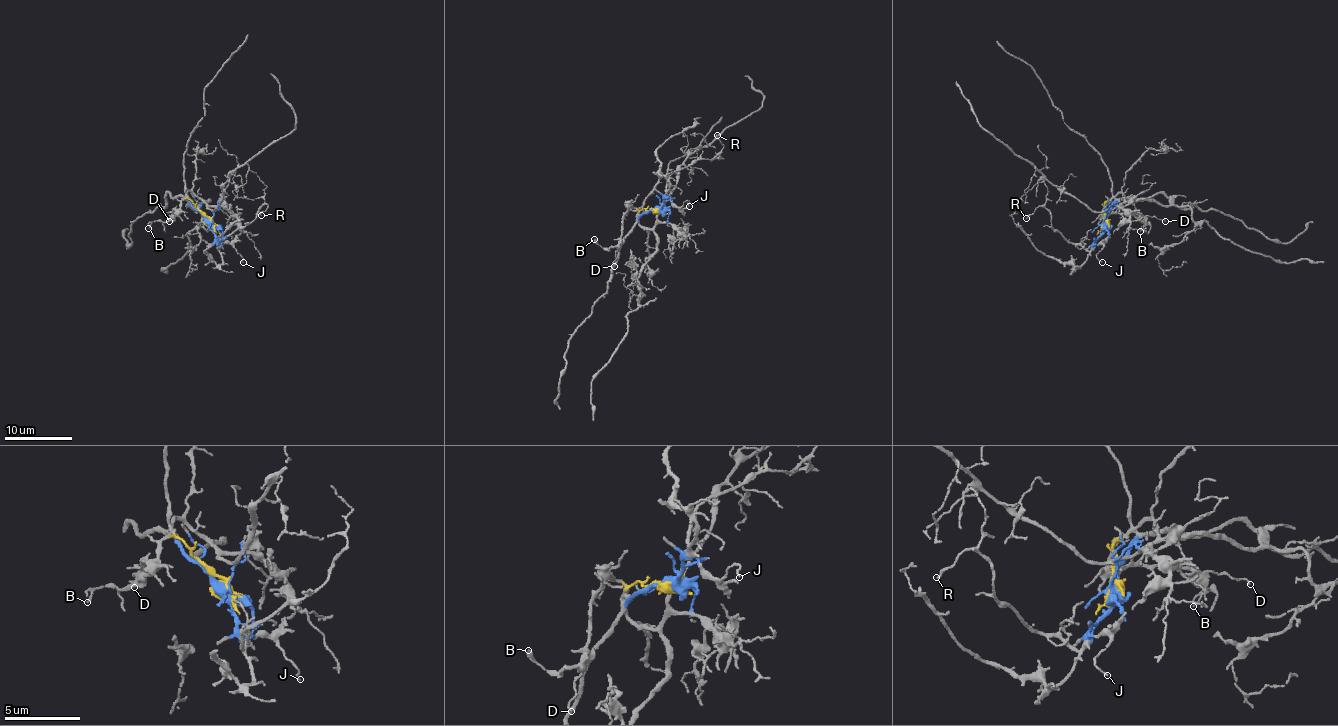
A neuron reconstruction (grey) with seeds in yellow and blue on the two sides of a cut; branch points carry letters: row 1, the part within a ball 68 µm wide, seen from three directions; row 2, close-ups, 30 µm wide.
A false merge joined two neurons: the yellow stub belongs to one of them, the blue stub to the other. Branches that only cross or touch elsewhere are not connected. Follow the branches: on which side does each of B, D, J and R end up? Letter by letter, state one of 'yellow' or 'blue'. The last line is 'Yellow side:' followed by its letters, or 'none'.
B: yellow
D: yellow
J: blue
R: blue
Yellow side: B, D

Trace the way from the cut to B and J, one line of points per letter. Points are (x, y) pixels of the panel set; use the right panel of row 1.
B: (1106, 222), (1105, 202), (1106, 214), (1133, 213), (1146, 220), (1148, 223), (1141, 232)
J: (1106, 222), (1095, 243), (1103, 246), (1097, 256), (1102, 262)

